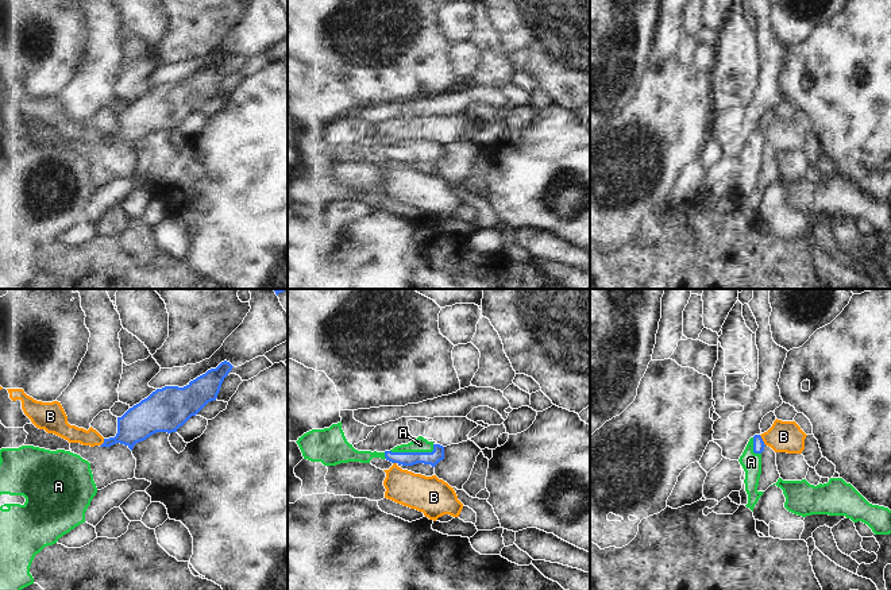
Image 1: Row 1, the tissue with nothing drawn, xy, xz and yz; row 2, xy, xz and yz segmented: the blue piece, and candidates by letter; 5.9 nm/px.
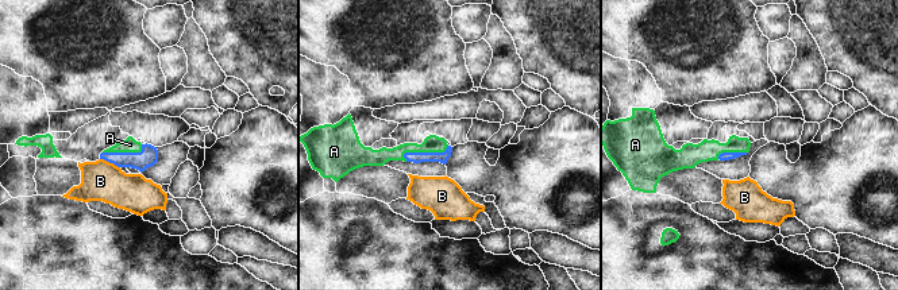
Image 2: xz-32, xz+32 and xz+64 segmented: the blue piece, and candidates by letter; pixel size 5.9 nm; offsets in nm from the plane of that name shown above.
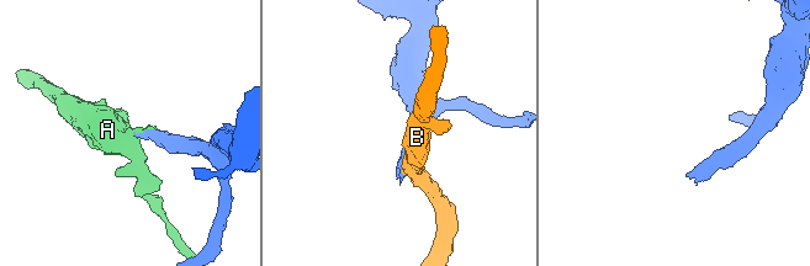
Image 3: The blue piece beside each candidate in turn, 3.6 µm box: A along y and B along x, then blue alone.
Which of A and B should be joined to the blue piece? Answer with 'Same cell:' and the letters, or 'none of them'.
Same cell: A

